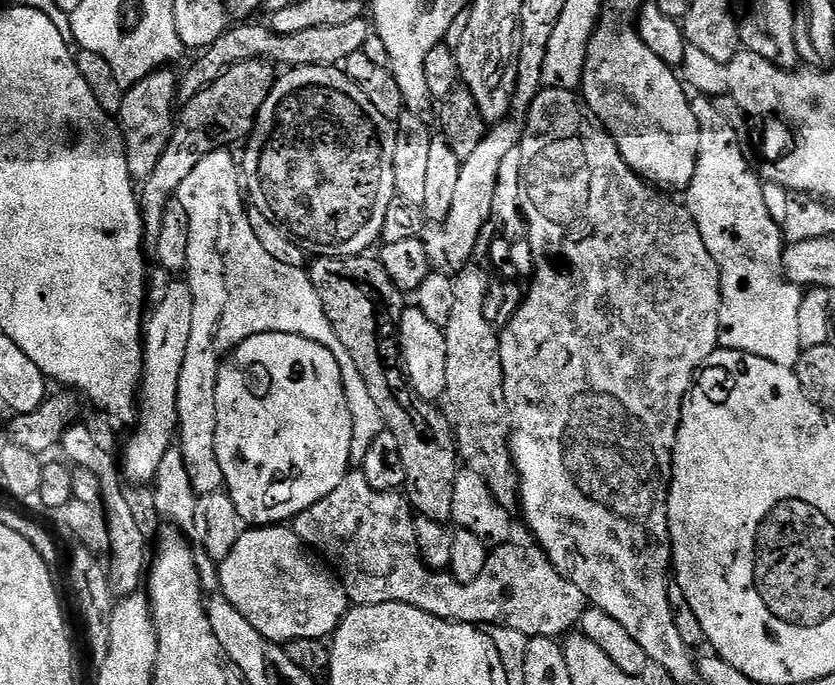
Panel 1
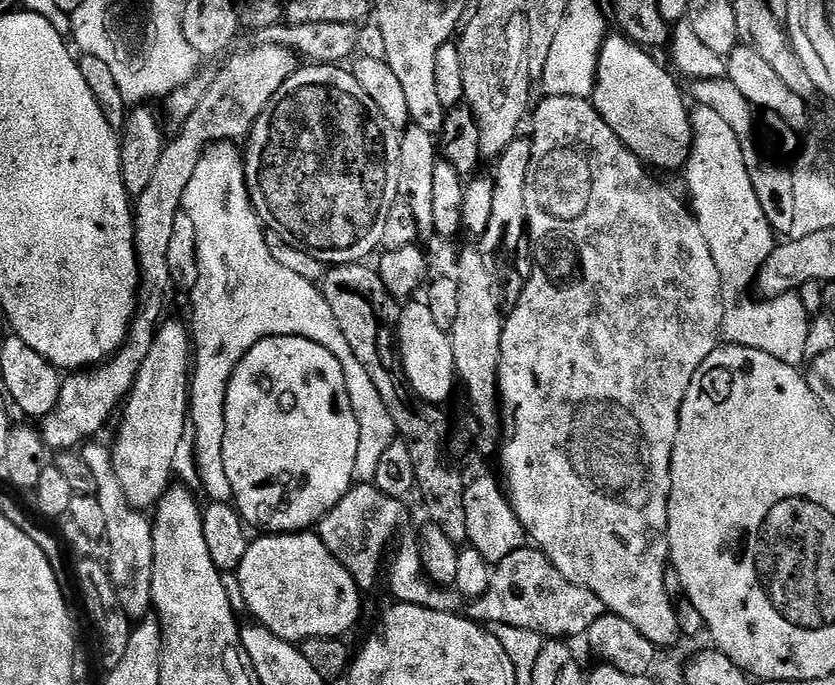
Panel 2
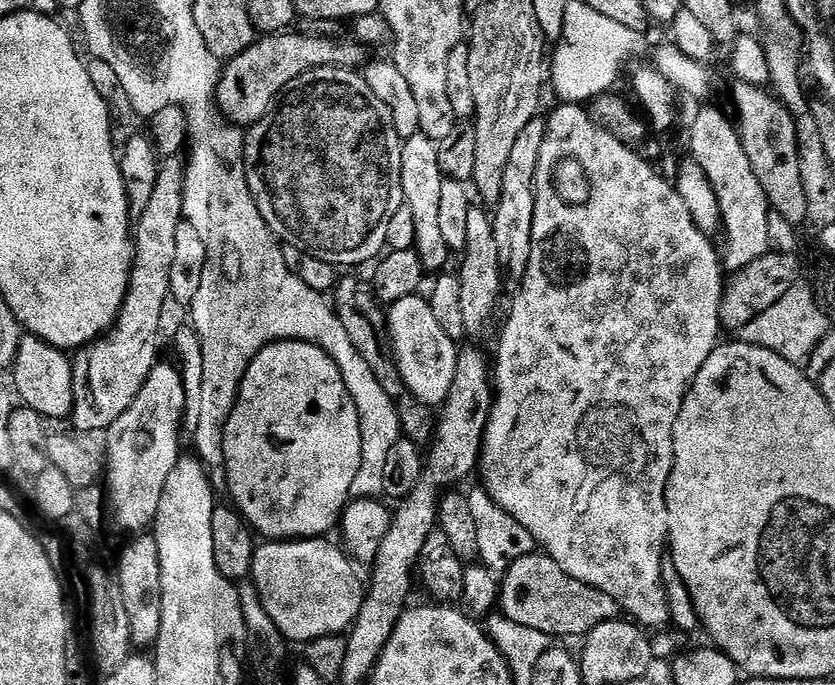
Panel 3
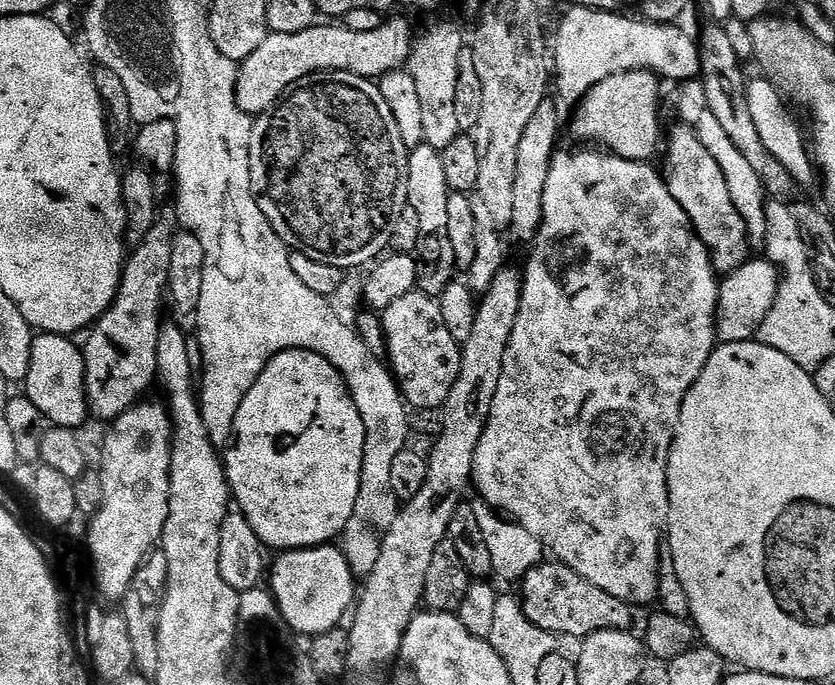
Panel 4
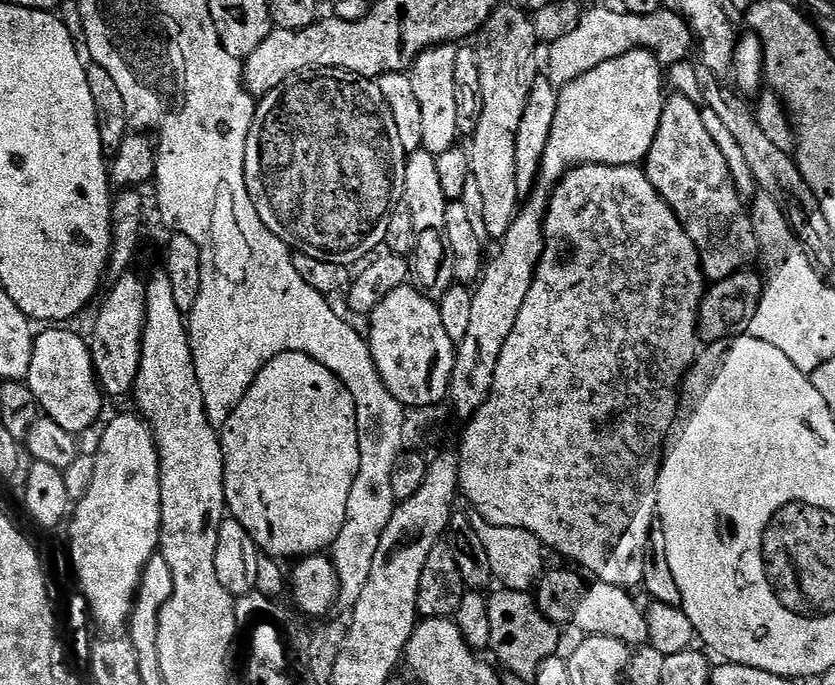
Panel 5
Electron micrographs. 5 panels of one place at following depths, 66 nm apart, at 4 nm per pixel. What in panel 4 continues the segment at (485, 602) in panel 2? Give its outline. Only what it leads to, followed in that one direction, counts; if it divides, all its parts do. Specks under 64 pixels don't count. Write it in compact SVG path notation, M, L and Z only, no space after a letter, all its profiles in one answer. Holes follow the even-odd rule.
M541 562L529 568L522 577L524 612L538 626L547 632L555 632L561 637L577 636L583 638L592 632L602 630L629 631L632 625L633 605L622 598L608 594L574 570L559 562Z

